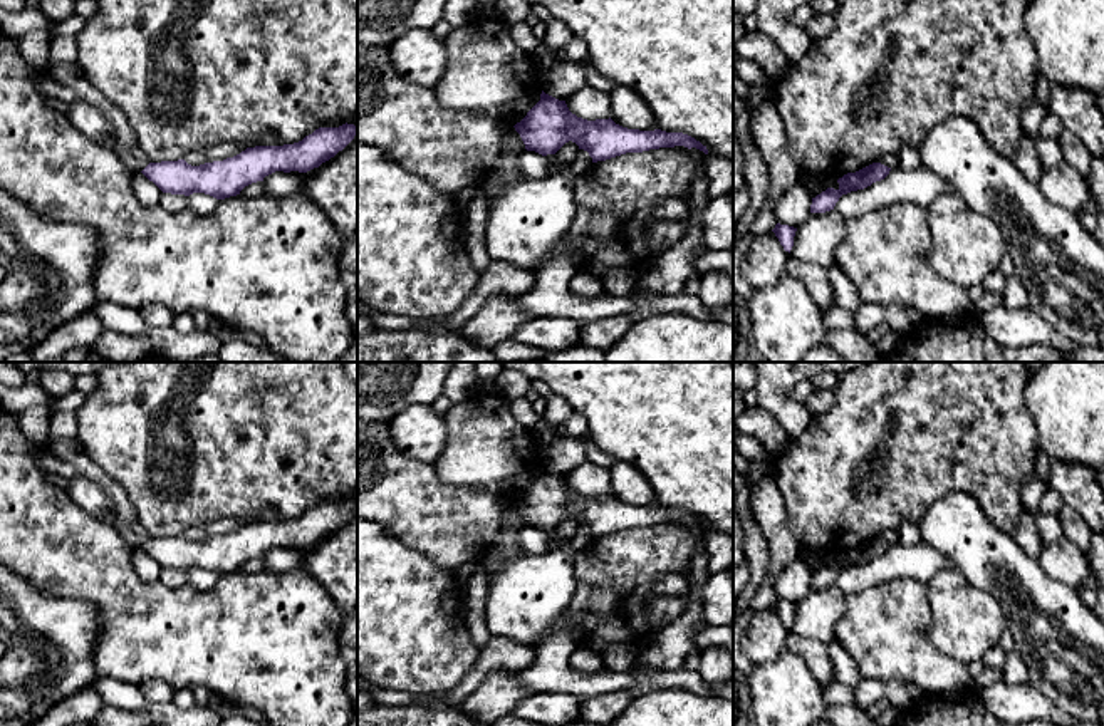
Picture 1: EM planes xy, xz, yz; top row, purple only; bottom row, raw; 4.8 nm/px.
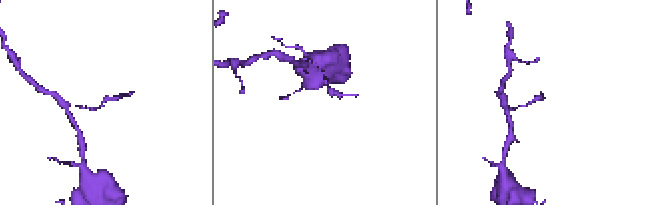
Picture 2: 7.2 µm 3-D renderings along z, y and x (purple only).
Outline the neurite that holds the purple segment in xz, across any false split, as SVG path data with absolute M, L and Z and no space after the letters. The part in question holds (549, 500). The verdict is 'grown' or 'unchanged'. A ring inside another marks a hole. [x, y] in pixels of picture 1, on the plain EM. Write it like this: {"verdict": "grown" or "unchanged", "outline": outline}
{"verdict": "unchanged", "outline": "M544 466L540 476L513 503L525 525L542 532L555 530L569 516L587 526L592 538L626 528L674 521L696 523L708 530L706 521L683 508L628 505L611 493L596 496L577 493L569 486L565 476L559 476Z"}

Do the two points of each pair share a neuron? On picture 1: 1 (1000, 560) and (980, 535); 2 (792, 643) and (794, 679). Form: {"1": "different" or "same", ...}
{"1": "same", "2": "different"}

